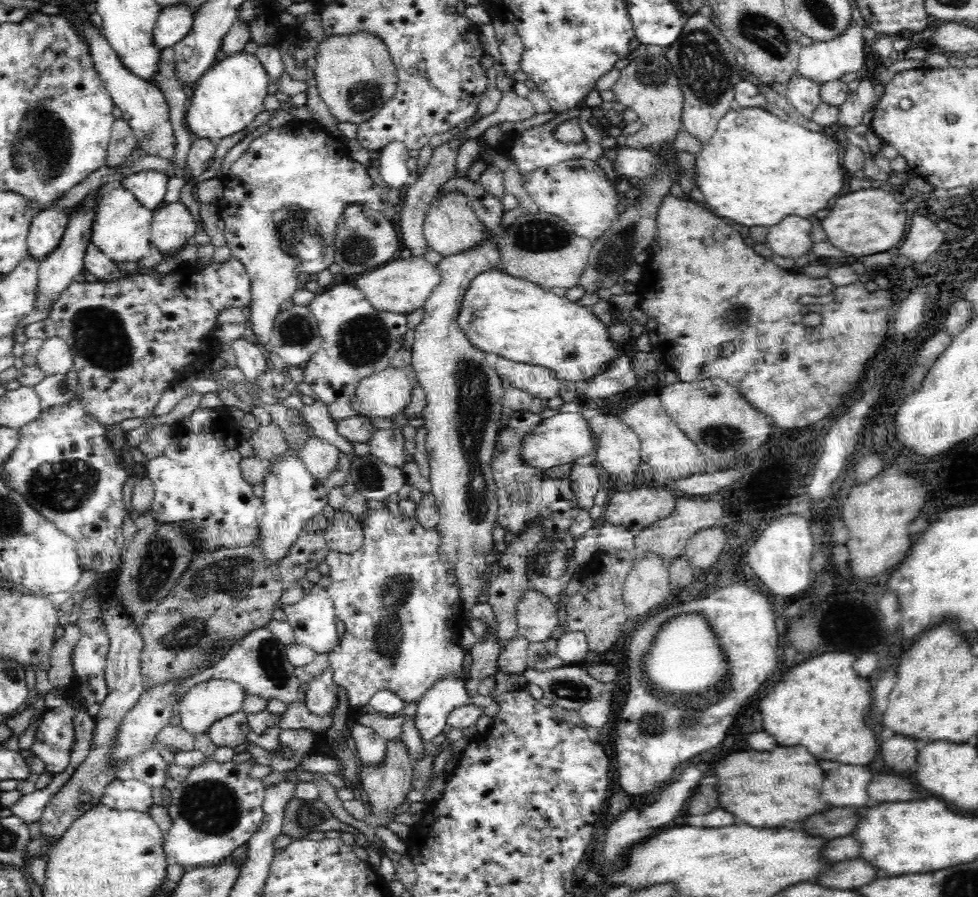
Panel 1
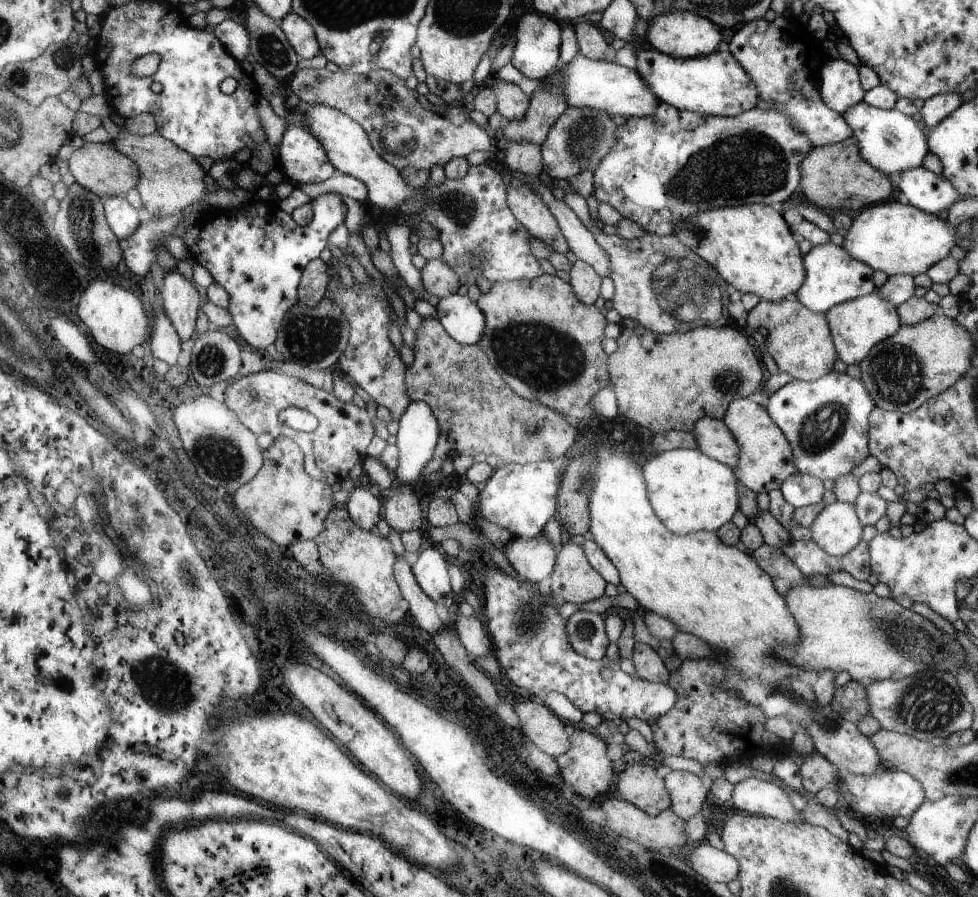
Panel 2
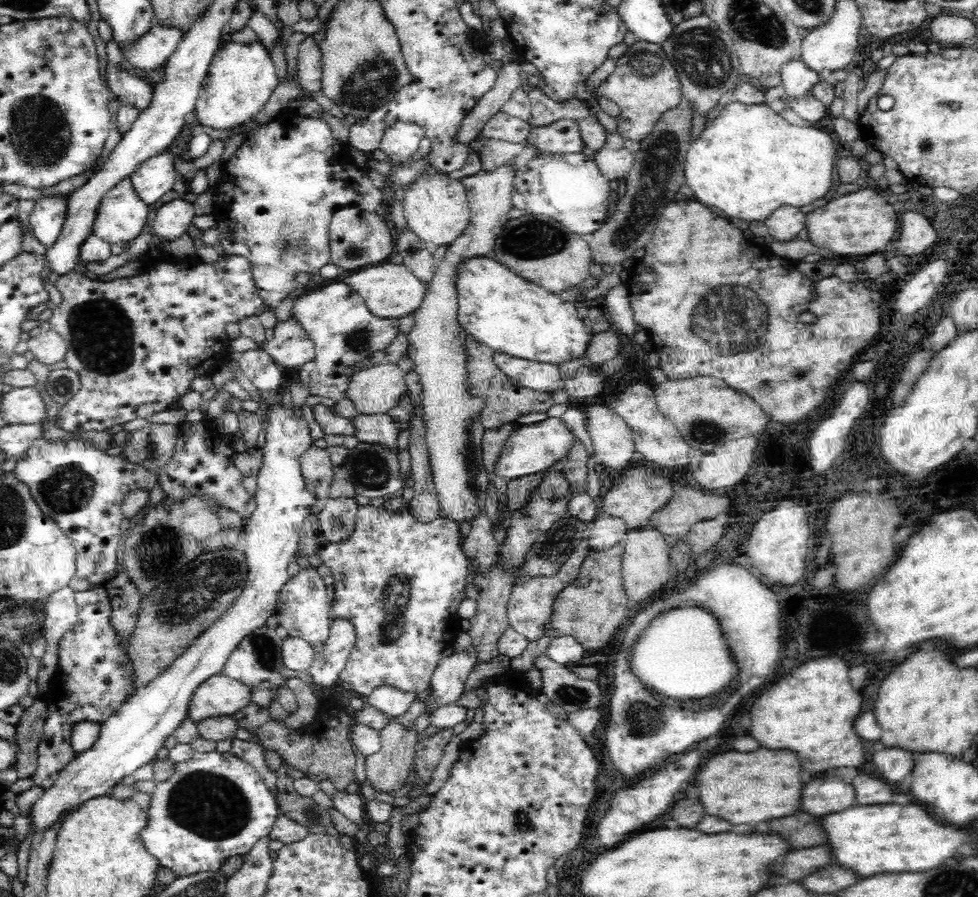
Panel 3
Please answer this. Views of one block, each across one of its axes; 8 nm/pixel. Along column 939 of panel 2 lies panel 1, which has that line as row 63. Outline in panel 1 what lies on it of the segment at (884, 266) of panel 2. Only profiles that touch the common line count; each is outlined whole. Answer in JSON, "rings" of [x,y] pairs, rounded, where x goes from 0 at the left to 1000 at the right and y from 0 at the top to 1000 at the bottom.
{"rings":[[[243,57],[233,65],[219,70],[213,80],[202,89],[201,98],[193,108],[190,140],[196,153],[211,154],[223,158],[249,145],[262,129],[271,124],[270,113],[278,97],[270,72],[262,60]]]}

